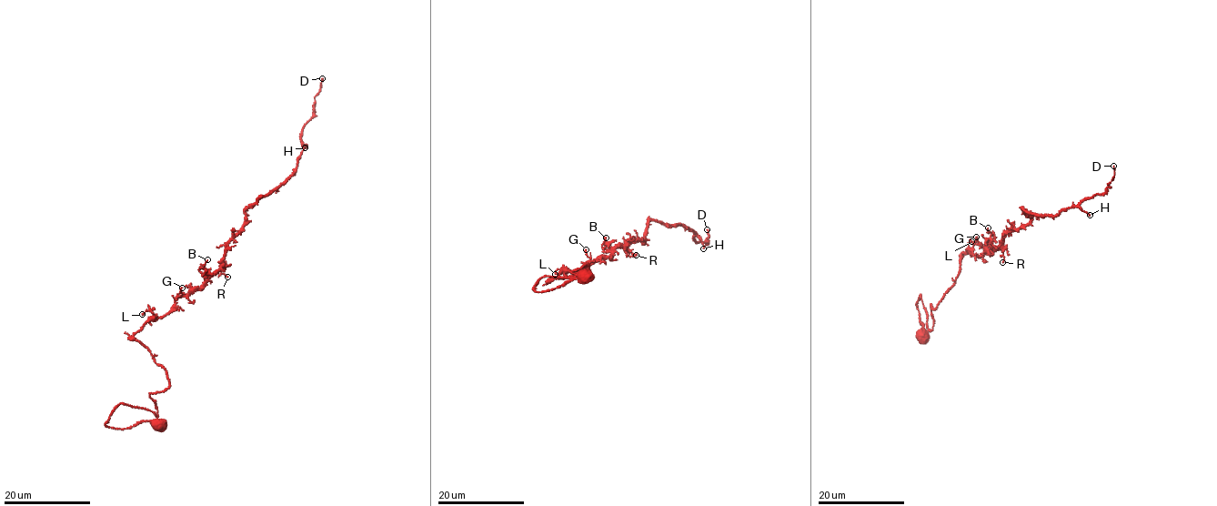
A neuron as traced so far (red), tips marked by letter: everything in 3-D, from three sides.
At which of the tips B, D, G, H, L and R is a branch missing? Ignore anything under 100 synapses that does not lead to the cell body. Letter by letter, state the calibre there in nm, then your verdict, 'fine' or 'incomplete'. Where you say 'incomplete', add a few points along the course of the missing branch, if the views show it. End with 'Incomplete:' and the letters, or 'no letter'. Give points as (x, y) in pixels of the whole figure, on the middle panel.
B: calibre 110 nm; fine
D: calibre 130 nm; fine
G: calibre 110 nm; fine
H: calibre 120 nm; fine
L: calibre 140 nm; fine
R: calibre 90 nm; fine
Incomplete: no letter

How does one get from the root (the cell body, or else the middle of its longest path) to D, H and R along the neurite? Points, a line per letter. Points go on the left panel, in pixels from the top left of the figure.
D: (159, 424), (105, 425), (156, 416), (169, 385), (135, 333), (289, 179), (322, 78)
H: (159, 424), (105, 425), (156, 416), (169, 385), (135, 333), (220, 269), (305, 147)
R: (159, 424), (105, 425), (120, 403), (156, 416), (149, 395), (169, 385), (135, 333), (218, 268), (227, 277)

